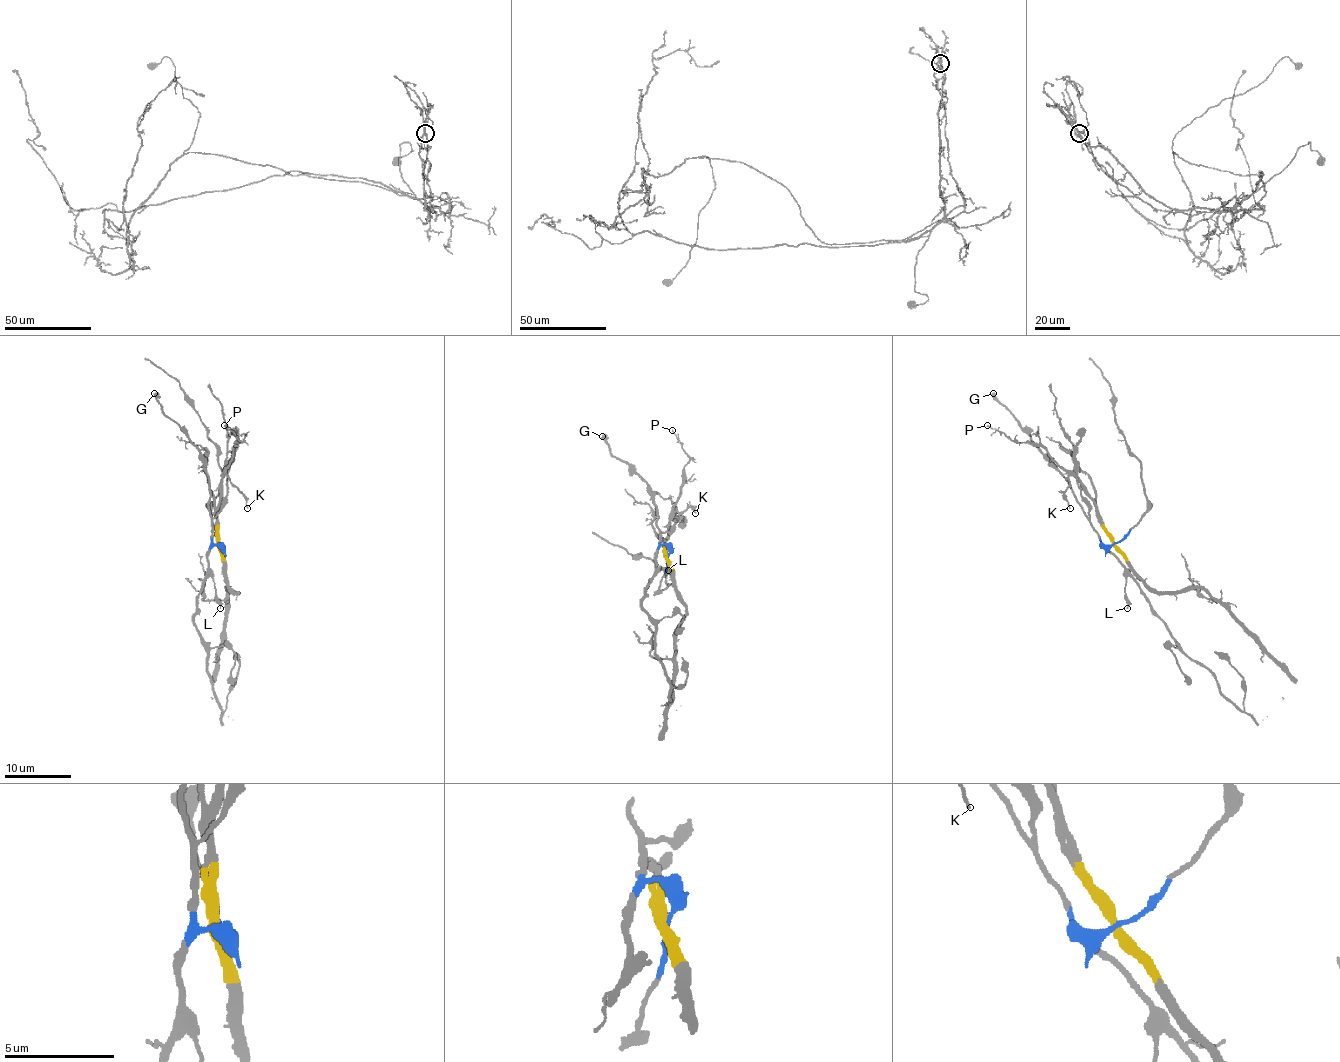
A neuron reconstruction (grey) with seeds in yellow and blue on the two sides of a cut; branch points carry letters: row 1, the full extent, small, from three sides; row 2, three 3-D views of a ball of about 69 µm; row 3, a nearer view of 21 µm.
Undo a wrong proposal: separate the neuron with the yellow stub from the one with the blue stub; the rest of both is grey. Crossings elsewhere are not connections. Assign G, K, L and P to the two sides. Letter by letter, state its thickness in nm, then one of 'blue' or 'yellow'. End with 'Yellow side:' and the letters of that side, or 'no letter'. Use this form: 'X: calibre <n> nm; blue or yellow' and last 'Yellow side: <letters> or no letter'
G: calibre 480 nm; blue
K: calibre 110 nm; yellow
L: calibre 320 nm; blue
P: calibre 130 nm; yellow
Yellow side: K, P

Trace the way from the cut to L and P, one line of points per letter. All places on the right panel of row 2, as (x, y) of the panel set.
L: (1114, 543), (1102, 545), (1122, 565), (1127, 608)
P: (1114, 543), (1087, 490), (1044, 448), (1012, 441), (987, 425)

